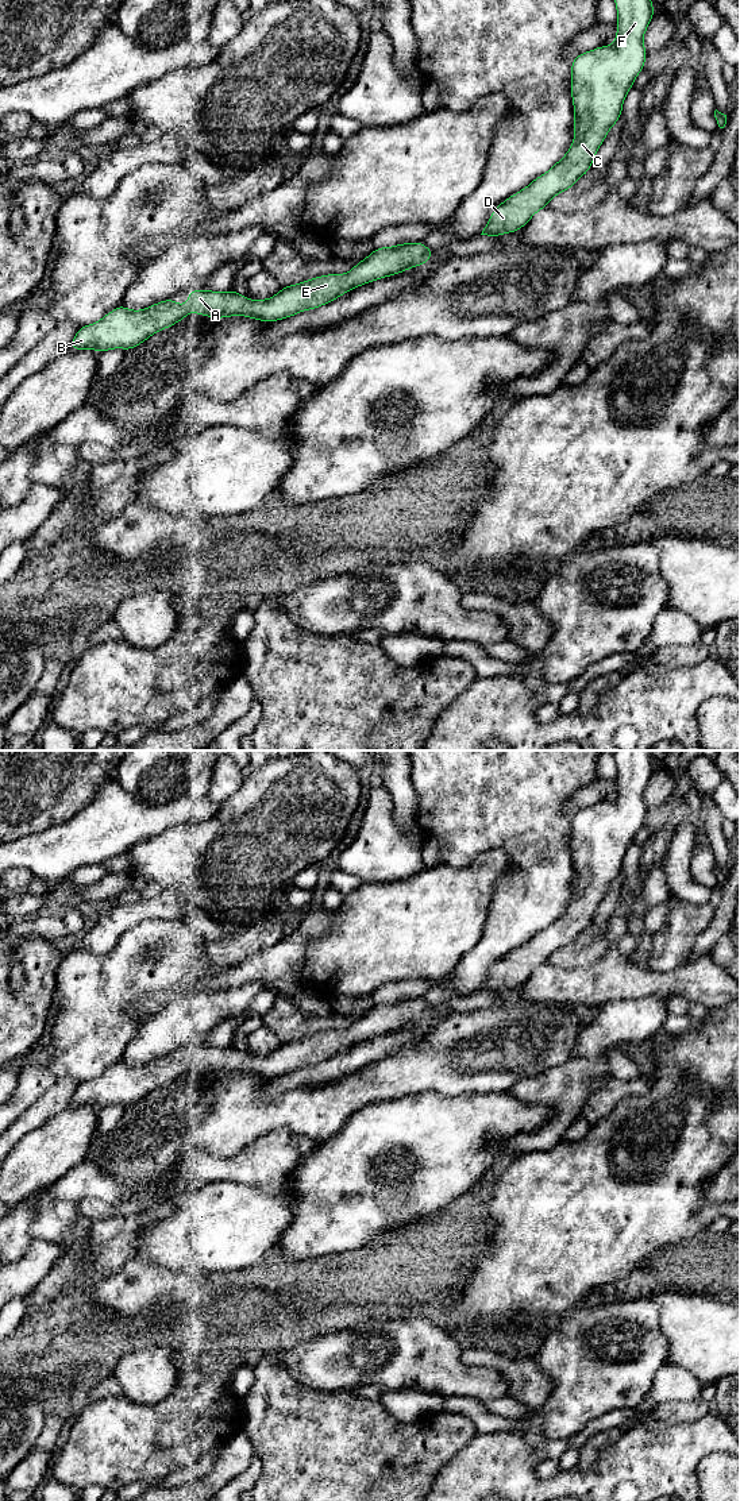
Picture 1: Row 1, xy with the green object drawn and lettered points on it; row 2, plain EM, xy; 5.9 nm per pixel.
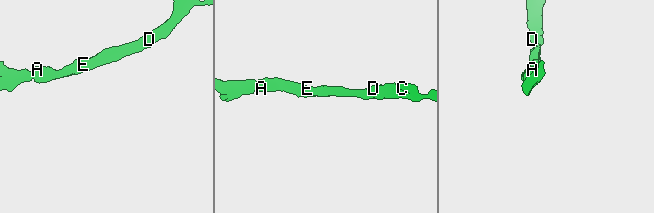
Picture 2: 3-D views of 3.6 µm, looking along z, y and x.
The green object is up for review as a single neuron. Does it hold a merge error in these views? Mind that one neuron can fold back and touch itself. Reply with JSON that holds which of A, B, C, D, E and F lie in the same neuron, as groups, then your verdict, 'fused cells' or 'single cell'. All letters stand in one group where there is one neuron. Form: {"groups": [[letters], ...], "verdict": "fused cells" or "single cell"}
{"groups": [["A", "B", "C", "D", "E", "F"]], "verdict": "single cell"}

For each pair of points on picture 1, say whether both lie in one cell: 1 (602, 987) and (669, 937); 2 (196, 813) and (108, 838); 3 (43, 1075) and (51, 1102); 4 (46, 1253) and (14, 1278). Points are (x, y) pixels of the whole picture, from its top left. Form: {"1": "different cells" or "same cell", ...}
{"1": "different cells", "2": "same cell", "3": "different cells", "4": "same cell"}

